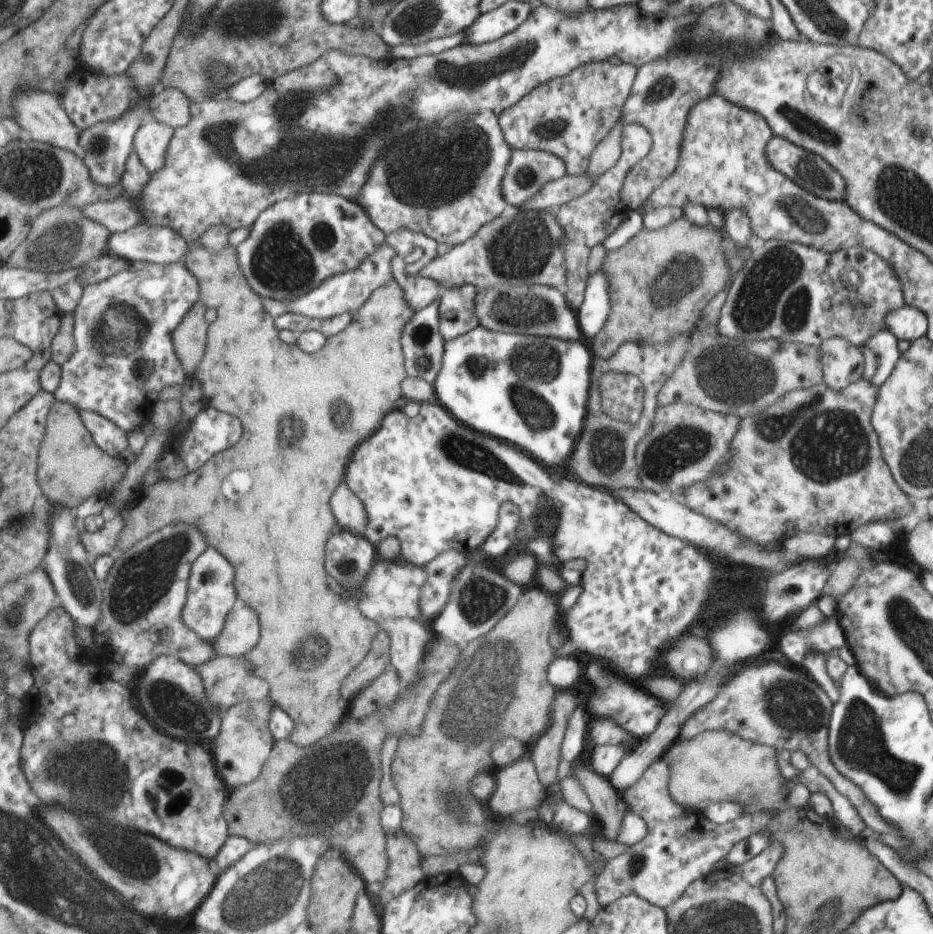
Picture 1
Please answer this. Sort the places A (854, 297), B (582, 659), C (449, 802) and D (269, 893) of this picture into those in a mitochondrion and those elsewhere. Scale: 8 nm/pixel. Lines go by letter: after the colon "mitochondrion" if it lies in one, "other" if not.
A: mitochondrion
B: other
C: mitochondrion
D: mitochondrion

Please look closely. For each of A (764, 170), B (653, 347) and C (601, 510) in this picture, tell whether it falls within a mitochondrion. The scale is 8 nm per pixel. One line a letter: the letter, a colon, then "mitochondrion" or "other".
A: other
B: other
C: other

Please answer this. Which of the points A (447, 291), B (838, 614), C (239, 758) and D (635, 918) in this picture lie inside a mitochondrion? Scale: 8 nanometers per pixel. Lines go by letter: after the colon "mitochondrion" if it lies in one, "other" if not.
A: other
B: other
C: other
D: other

